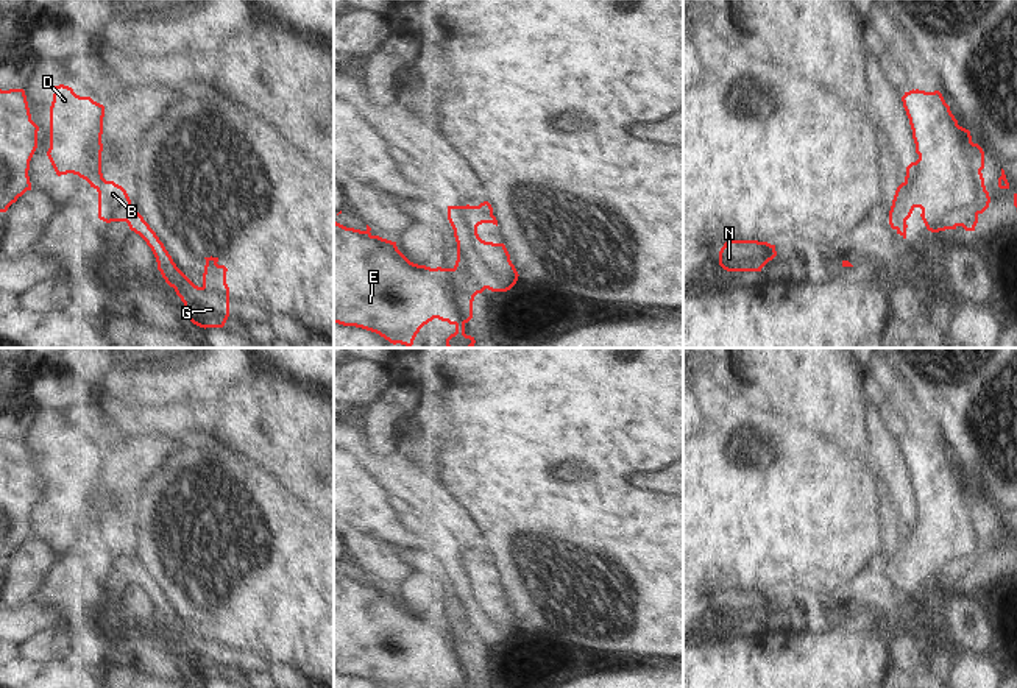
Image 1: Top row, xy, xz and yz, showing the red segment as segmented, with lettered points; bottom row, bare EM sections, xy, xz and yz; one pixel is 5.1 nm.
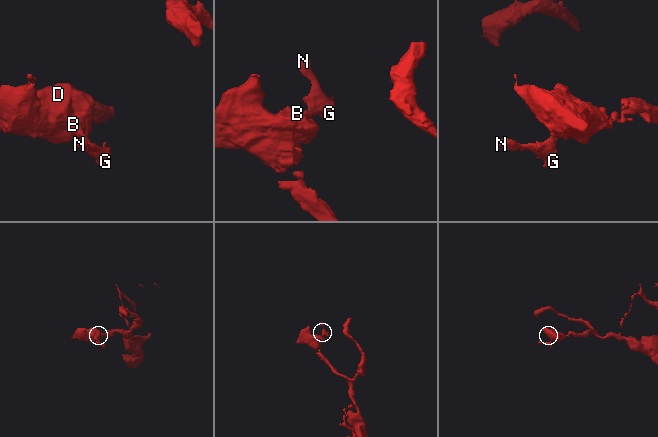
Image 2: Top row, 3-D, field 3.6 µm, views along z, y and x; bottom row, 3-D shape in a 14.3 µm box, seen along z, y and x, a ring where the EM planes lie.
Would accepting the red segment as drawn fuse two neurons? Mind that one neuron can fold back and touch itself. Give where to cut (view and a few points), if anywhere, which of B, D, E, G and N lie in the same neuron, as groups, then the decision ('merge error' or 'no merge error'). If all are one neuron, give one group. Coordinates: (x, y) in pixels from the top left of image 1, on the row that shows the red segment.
no cut | B D E G N | no merge error

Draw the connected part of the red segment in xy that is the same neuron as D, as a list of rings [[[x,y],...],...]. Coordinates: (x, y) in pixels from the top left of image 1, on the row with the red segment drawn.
[[[55,86],[53,101],[50,106],[50,148],[47,156],[58,176],[73,173],[86,179],[90,187],[98,192],[98,218],[111,222],[126,222],[129,229],[139,234],[151,248],[158,270],[165,282],[175,289],[176,295],[184,303],[189,320],[200,328],[223,328],[229,317],[229,287],[226,284],[225,265],[218,265],[218,257],[204,257],[203,285],[195,285],[173,262],[172,256],[159,240],[156,232],[136,212],[126,190],[114,181],[106,181],[101,173],[101,134],[103,134],[105,106],[94,101],[90,97],[80,97],[72,87]]]

